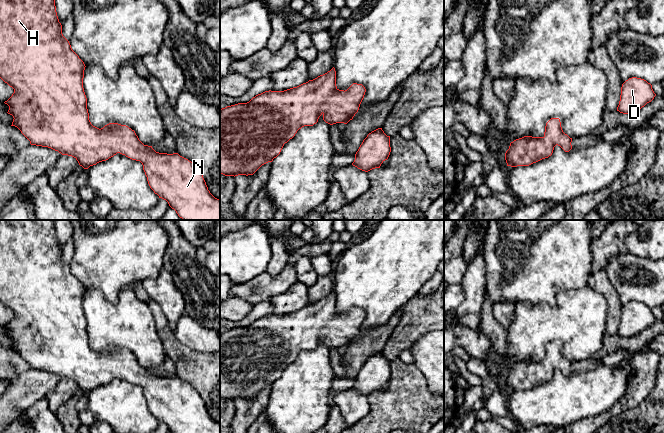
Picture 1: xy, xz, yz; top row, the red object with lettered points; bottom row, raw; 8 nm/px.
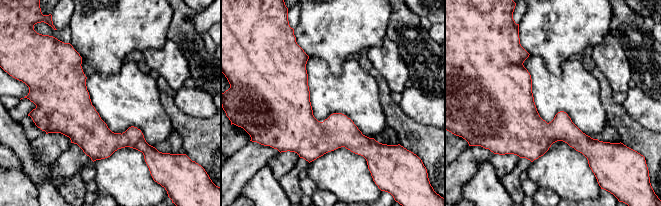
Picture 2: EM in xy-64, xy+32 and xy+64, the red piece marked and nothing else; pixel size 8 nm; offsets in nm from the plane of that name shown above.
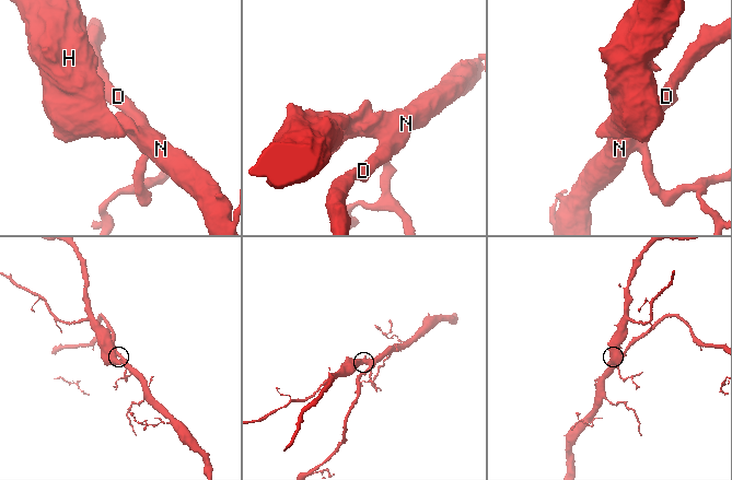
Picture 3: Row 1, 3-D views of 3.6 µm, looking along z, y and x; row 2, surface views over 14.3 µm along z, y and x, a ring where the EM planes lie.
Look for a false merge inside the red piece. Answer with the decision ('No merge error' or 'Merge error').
No merge error

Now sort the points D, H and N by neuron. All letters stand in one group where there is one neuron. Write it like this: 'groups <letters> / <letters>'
groups D H N

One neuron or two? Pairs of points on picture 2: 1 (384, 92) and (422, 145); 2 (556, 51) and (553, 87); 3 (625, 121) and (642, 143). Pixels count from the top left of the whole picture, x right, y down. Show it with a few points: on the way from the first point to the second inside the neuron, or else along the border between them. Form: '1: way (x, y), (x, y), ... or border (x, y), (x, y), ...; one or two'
1: way (388, 105), (395, 117), (410, 132); one
2: border (539, 56), (554, 74), (571, 58); two
3: way (626, 126), (637, 138); one

